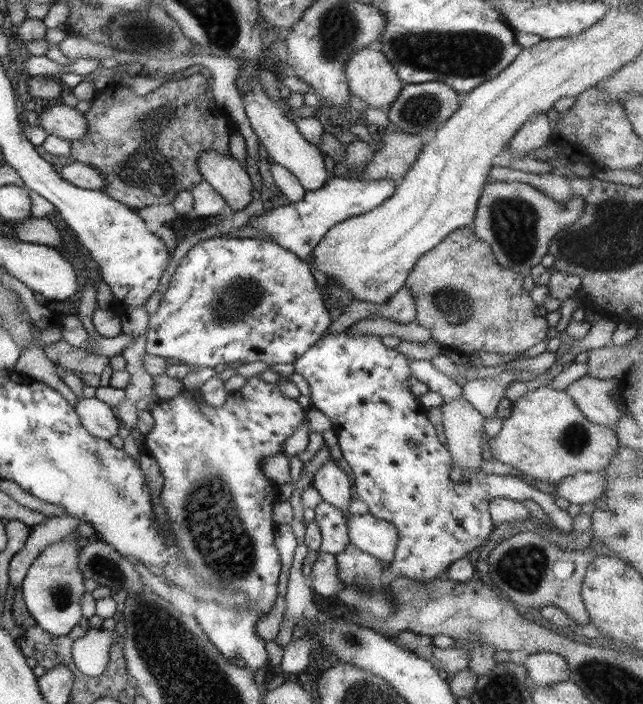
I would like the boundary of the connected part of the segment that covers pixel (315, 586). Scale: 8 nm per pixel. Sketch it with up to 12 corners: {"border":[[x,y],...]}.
{"border":[[333,554],[316,557],[308,579],[315,594],[343,589]]}

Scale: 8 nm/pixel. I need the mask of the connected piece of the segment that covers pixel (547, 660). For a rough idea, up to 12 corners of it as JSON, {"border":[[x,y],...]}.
{"border":[[556,653],[529,654],[523,666],[532,686],[569,679]]}

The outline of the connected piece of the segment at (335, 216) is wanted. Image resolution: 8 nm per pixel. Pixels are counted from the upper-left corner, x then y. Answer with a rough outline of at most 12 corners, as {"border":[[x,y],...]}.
{"border":[[331,176],[298,202],[251,218],[270,241],[306,261],[334,225],[395,193],[387,178]]}

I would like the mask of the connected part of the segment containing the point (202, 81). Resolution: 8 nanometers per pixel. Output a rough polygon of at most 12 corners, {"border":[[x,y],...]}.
{"border":[[205,74],[95,93],[69,160],[129,207],[171,204],[229,154]]}

